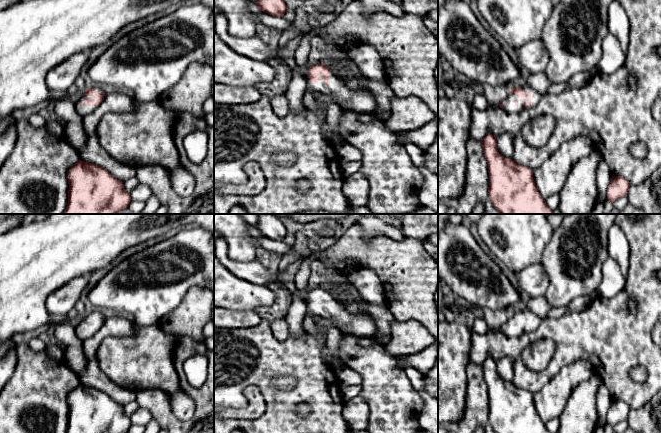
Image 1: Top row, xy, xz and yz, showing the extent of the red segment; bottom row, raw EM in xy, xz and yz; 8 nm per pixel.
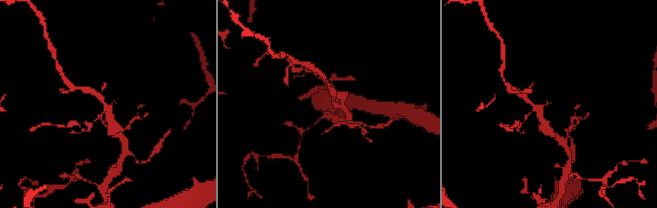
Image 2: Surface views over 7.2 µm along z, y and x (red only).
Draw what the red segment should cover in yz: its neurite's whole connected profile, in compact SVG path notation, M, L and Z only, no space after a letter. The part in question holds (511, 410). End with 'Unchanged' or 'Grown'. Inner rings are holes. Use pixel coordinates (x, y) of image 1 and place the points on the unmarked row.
M487 358L481 367L488 387L488 418L495 433L550 433L535 410L530 392L517 388L512 381L502 380L497 374L497 362L494 359Z. Unchanged

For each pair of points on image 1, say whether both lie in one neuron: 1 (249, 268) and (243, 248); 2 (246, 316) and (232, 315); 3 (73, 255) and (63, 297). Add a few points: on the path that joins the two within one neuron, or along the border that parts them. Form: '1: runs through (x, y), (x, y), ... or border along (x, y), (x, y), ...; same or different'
1: border along (228, 248), (228, 254), (236, 260), (254, 259); different
2: runs through (243, 316), (235, 316); same
3: border along (88, 275), (79, 275), (72, 278), (46, 297); different

